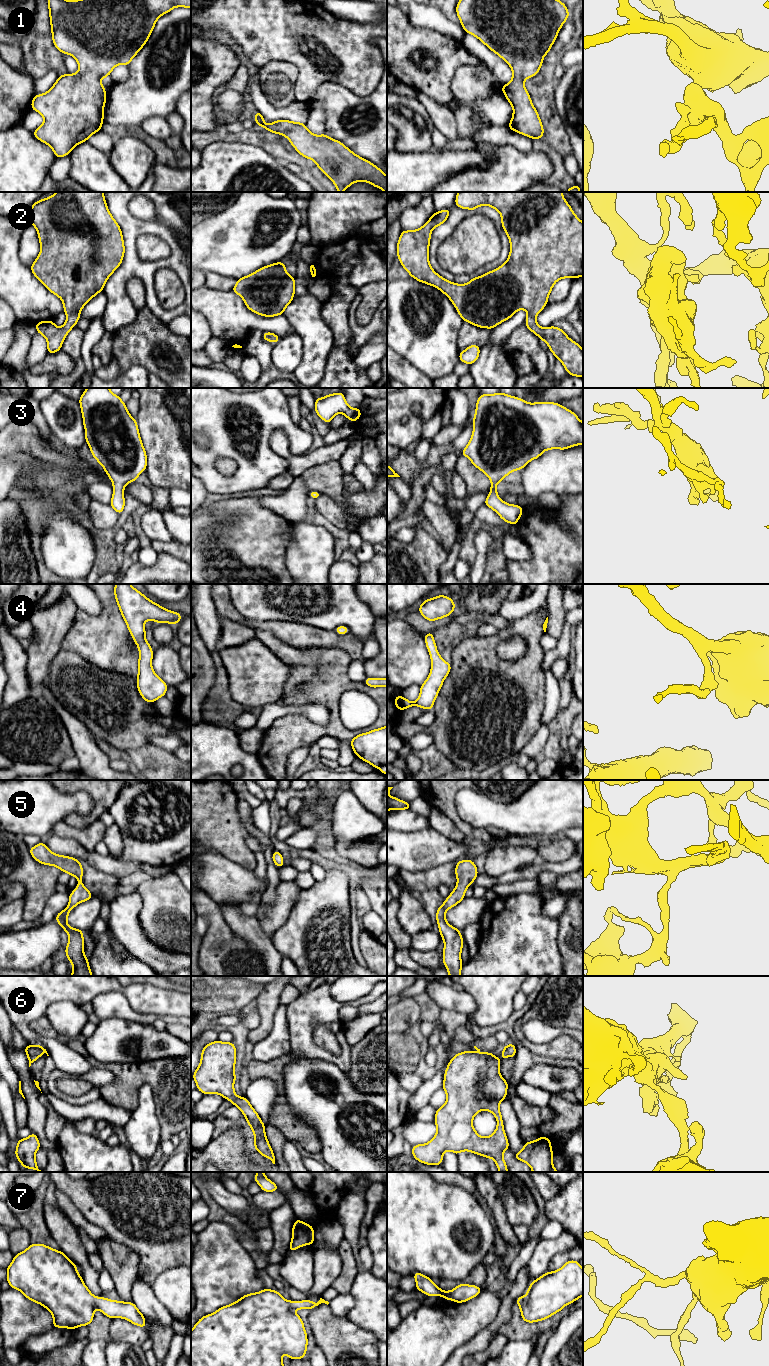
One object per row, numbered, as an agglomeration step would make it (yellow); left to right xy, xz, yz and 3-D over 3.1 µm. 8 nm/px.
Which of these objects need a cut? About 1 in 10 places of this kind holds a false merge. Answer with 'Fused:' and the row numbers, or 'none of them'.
Fused: none of them

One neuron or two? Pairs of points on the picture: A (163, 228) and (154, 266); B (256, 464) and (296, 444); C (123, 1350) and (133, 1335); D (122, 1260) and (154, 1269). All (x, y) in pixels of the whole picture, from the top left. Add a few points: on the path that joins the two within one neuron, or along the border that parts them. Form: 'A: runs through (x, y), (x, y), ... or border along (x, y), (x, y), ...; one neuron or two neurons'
A: runs through (145, 228), (131, 238), (131, 255), (136, 260); one neuron
B: runs through (259, 447), (261, 437), (273, 425), (286, 427); one neuron
C: border along (110, 1340), (138, 1344), (140, 1346); two neurons
D: border along (126, 1245), (138, 1255), (138, 1277); two neurons

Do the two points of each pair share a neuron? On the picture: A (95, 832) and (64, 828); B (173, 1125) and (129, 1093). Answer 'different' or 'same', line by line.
A: same
B: same

